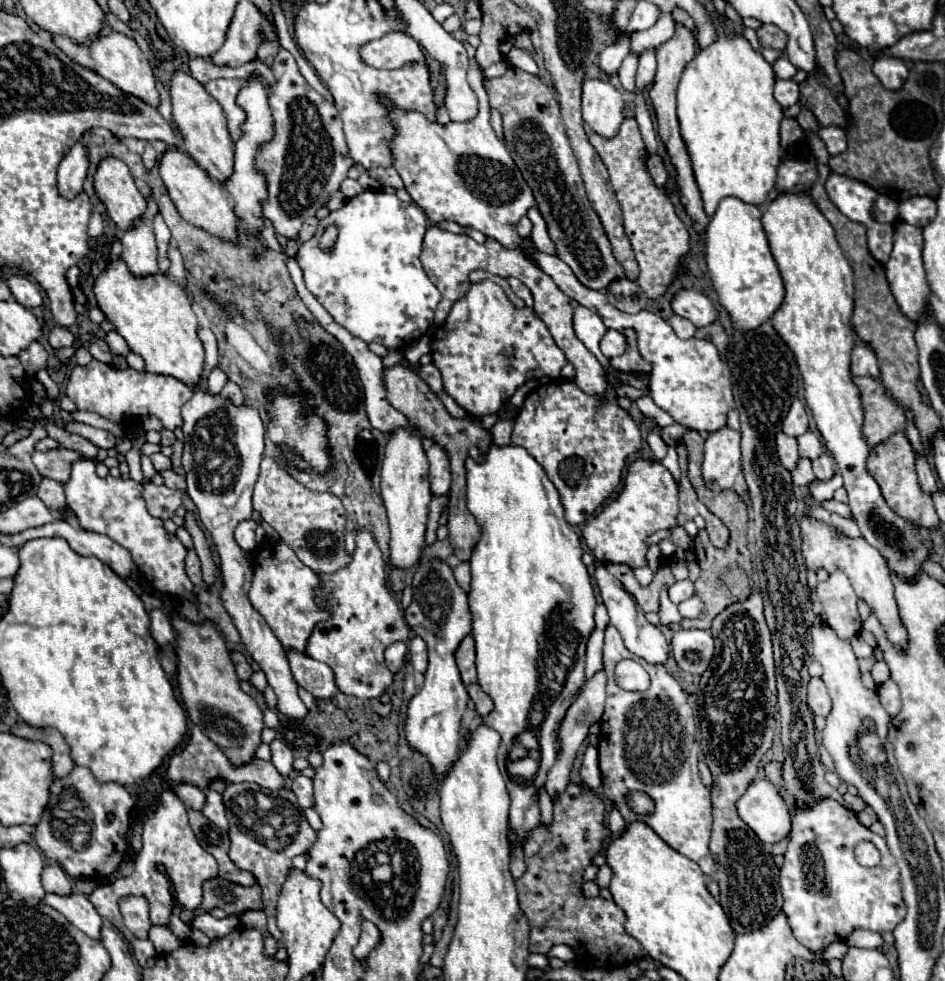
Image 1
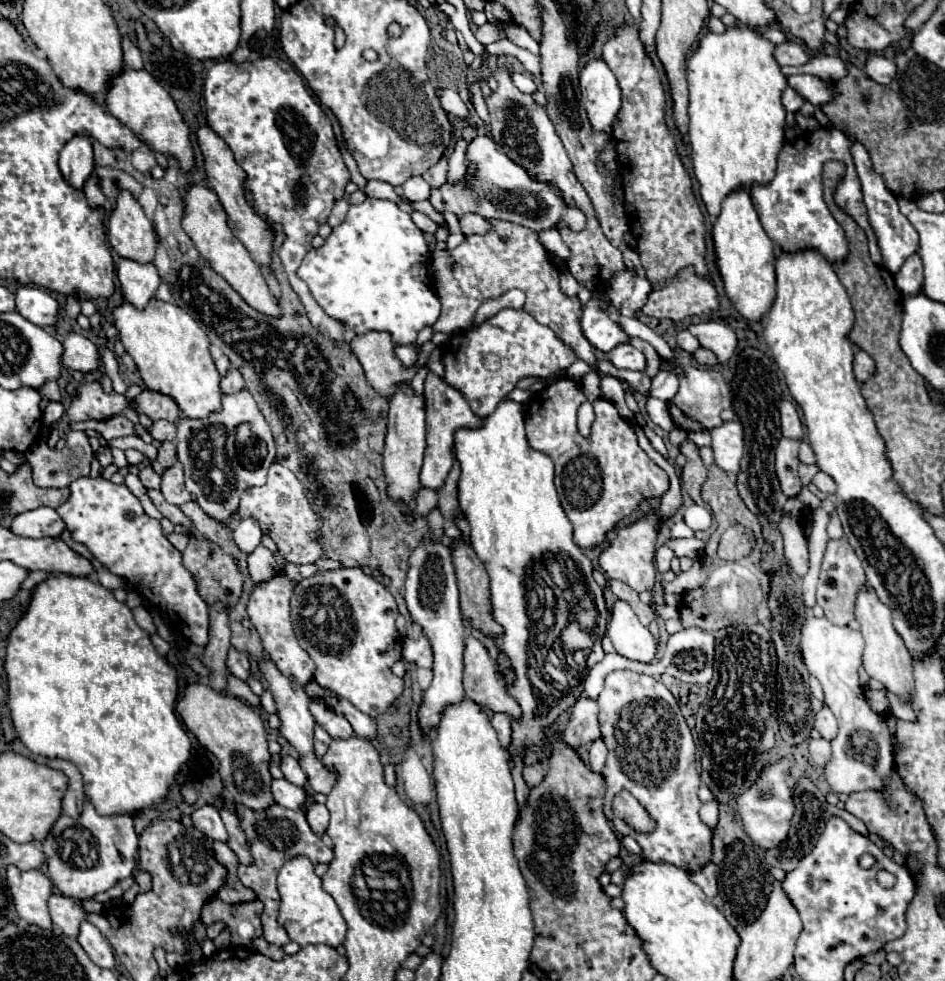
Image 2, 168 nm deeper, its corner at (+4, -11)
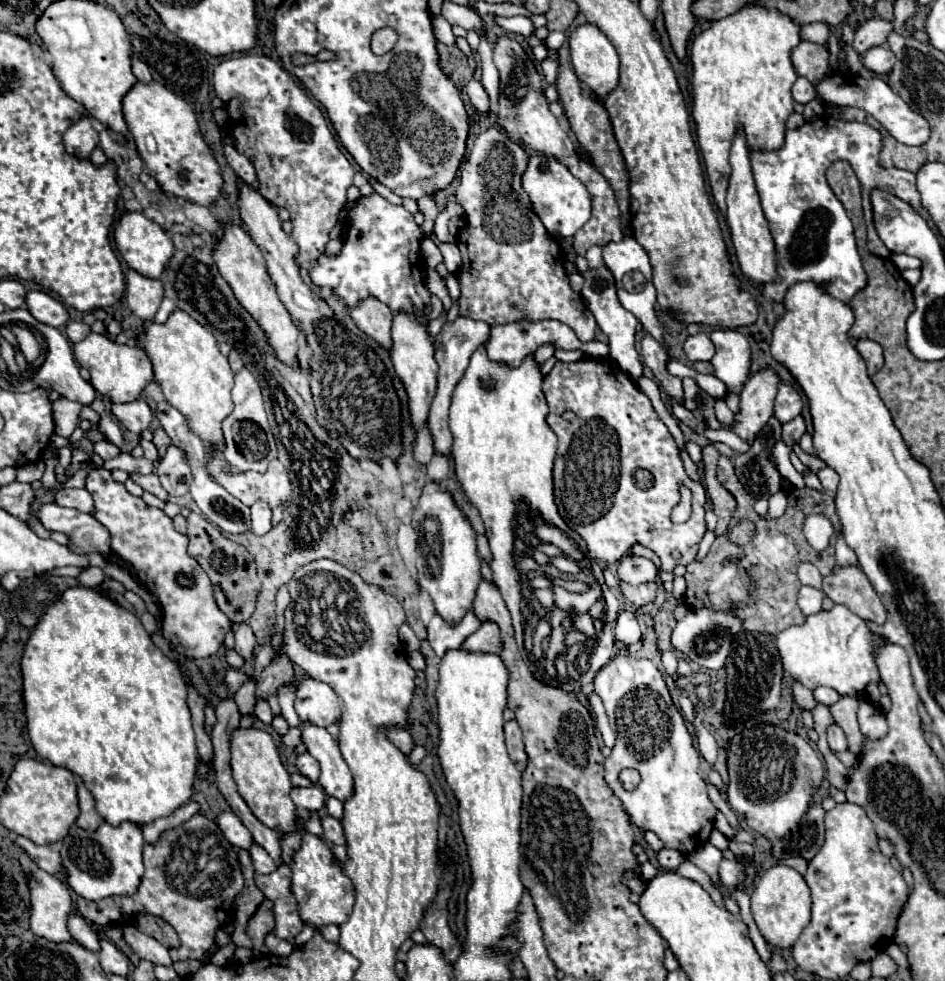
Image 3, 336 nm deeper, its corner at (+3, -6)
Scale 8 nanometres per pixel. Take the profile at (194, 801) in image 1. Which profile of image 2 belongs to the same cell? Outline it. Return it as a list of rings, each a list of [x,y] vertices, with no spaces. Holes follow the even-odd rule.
[[[203,806],[203,808],[197,808],[193,814],[193,826],[203,832],[207,838],[213,838],[213,840],[221,840],[225,842],[227,840],[227,830],[217,814],[217,808],[213,806]]]

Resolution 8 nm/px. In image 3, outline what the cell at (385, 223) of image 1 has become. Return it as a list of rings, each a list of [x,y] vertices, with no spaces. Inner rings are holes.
[[[378,193],[362,197],[350,211],[350,229],[342,253],[338,257],[322,255],[310,275],[318,287],[332,289],[348,307],[354,307],[360,299],[376,297],[392,311],[416,311],[430,303],[430,293],[424,285],[420,243],[422,233],[412,213],[388,203]]]

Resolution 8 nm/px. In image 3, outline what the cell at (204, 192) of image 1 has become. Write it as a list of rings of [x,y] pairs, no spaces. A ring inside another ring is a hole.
[[[224,227],[224,237],[218,241],[214,249],[214,261],[222,273],[222,277],[230,283],[238,303],[254,317],[254,321],[268,333],[268,343],[272,345],[272,351],[276,357],[292,367],[298,363],[298,329],[292,323],[290,313],[284,309],[284,303],[278,299],[276,285],[270,279],[266,265],[264,265],[264,255],[260,249],[252,243],[248,233],[242,227]]]

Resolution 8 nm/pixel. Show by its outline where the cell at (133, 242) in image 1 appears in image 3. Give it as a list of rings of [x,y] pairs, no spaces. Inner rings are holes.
[[[134,269],[126,275],[126,301],[130,311],[140,317],[142,321],[152,321],[160,301],[164,297],[162,283],[158,279],[148,279]]]

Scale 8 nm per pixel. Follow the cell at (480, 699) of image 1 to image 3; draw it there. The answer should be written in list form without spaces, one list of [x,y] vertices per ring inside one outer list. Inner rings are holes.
[[[516,719],[508,721],[504,725],[504,733],[506,733],[506,747],[508,747],[508,753],[510,753],[510,759],[514,761],[518,771],[524,771],[528,757],[526,757],[524,743],[522,743],[522,731],[520,731]]]

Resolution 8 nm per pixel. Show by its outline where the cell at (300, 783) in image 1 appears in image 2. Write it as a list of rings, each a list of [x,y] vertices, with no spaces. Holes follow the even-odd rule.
[[[307,804],[305,808],[305,816],[307,816],[307,822],[311,826],[311,830],[315,834],[323,834],[325,828],[327,828],[327,822],[329,822],[329,810],[325,808],[325,804]]]

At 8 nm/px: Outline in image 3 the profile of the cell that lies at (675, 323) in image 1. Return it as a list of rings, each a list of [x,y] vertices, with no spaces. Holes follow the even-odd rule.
[[[698,333],[694,337],[688,337],[684,343],[684,351],[690,361],[710,361],[716,353],[712,339],[706,333]]]

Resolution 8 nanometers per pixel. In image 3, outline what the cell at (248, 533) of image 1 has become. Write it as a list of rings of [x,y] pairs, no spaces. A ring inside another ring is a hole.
[[[256,501],[252,505],[252,533],[264,535],[272,529],[272,509],[264,501]]]

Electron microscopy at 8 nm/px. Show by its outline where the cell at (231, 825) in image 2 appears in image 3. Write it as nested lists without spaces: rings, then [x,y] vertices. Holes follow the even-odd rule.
[[[252,845],[252,849],[250,849],[250,855],[252,855],[252,859],[254,859],[254,869],[256,869],[256,873],[258,875],[266,875],[266,873],[272,873],[272,871],[276,871],[276,863],[272,861],[272,857],[264,851],[264,849],[260,849],[260,845]]]

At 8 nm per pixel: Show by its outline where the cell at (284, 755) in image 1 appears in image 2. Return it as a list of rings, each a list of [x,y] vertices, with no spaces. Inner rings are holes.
[[[283,756],[279,766],[281,766],[281,772],[283,772],[285,780],[289,780],[291,784],[295,784],[295,786],[305,786],[307,784],[307,776],[305,776],[305,772],[301,770],[301,766],[295,758]]]

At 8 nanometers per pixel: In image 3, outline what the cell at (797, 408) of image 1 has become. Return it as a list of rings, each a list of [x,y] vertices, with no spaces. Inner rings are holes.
[[[780,383],[778,395],[776,395],[776,405],[774,405],[774,415],[778,417],[780,423],[786,423],[802,413],[802,397],[800,393],[790,385],[790,383]]]

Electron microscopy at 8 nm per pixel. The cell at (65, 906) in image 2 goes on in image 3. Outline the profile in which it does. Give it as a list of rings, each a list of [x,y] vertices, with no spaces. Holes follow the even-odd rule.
[[[72,913],[68,917],[68,929],[72,933],[72,937],[88,951],[92,953],[98,953],[100,951],[100,935],[90,927],[90,923],[78,915],[78,913]]]

